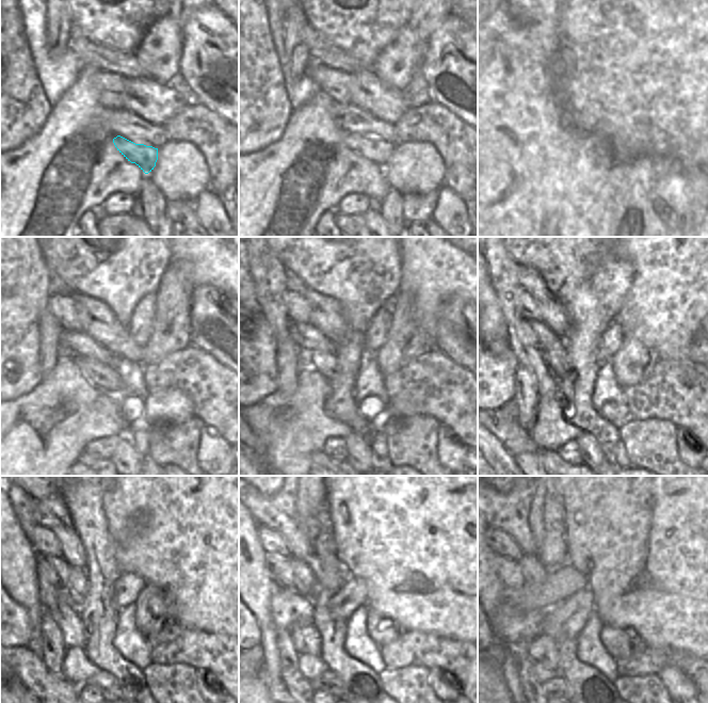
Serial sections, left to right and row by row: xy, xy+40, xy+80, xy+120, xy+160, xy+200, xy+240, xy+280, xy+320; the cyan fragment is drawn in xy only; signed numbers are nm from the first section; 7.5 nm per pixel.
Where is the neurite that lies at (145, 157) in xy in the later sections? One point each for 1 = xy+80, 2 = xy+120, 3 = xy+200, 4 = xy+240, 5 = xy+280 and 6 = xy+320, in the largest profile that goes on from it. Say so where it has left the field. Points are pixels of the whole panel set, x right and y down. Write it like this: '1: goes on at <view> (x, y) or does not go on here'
1: goes on at xy+80 (589, 142)
2: goes on at xy+120 (107, 379)
3: goes on at xy+200 (557, 358)
4: goes on at xy+240 (76, 590)
5: goes on at xy+280 (304, 579)
6: goes on at xy+320 (533, 572)

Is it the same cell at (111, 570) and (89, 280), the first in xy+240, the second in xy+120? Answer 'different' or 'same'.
same

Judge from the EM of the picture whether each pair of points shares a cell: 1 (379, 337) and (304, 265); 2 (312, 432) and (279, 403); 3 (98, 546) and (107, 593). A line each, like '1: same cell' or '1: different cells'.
1: different cells
2: same cell
3: same cell

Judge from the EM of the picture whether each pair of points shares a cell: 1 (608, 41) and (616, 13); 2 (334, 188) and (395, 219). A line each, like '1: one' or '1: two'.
1: one
2: two

